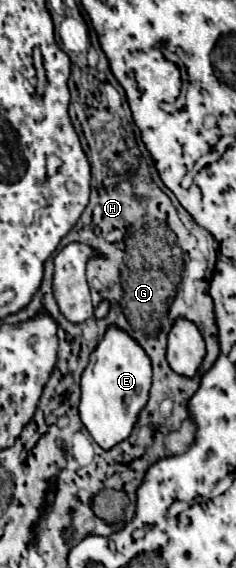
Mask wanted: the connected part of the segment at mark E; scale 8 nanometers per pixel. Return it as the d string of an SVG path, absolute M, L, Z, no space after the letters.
M108 327L106 335L90 355L90 363L82 373L80 419L92 439L110 451L132 433L140 411L146 407L152 385L152 367L144 349L122 329Z

